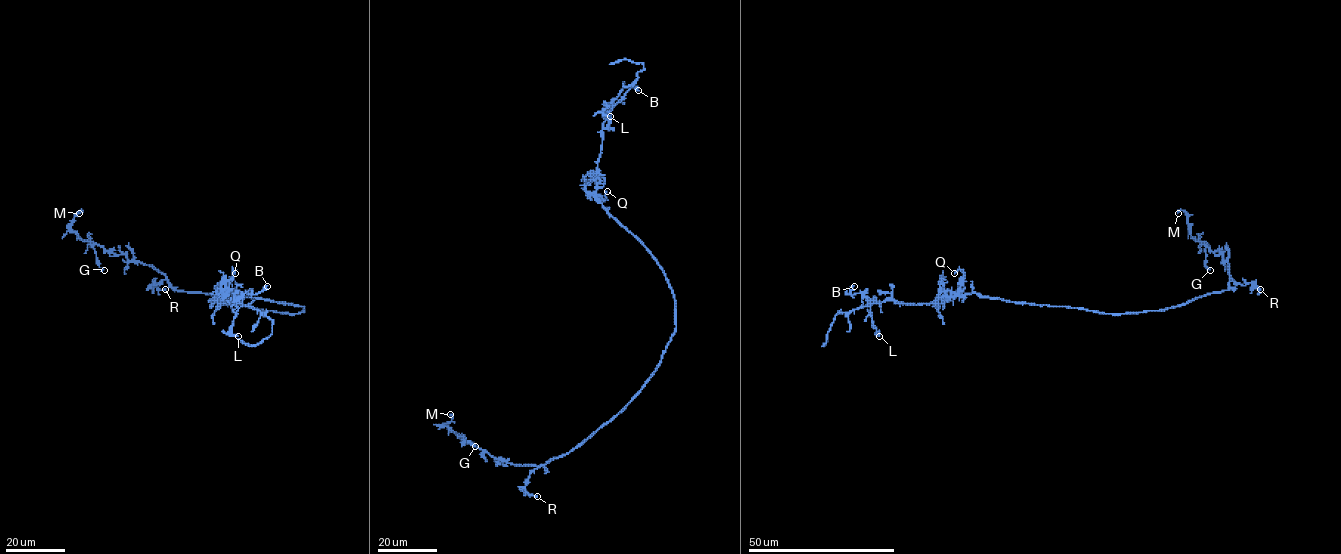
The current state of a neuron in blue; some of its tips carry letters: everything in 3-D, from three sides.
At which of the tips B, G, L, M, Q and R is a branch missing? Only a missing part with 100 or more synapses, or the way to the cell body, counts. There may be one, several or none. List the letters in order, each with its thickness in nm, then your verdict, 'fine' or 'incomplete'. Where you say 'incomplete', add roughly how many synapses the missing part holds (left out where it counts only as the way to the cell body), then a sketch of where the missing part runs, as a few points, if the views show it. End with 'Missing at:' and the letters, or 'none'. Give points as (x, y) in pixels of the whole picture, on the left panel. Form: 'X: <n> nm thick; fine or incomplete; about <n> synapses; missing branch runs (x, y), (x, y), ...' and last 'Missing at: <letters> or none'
B: 150 nm thick; fine
G: 160 nm thick; fine
L: 150 nm thick; fine
M: 110 nm thick; fine
Q: 140 nm thick; fine
R: 150 nm thick; fine
Missing at: none

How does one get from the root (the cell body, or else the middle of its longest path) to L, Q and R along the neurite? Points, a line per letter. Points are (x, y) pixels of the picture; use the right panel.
L: (1090, 310), (1010, 302), (976, 292), (938, 297), (919, 304), (871, 300), (871, 317), (879, 336)
Q: (1090, 310), (1010, 302), (981, 297), (976, 292), (960, 296), (957, 292), (964, 274), (960, 270), (954, 273)
R: (1090, 310), (1111, 314), (1165, 310), (1207, 293), (1226, 290), (1232, 279), (1243, 285), (1253, 283), (1260, 289)

